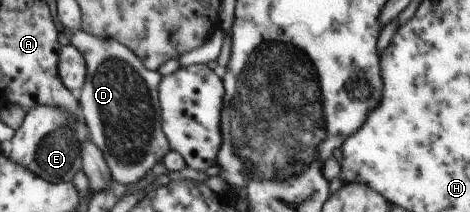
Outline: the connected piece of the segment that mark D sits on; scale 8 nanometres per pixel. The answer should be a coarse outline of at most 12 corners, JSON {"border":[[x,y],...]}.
{"border":[[78,30],[78,101],[114,180],[133,185],[171,149],[162,76]]}

